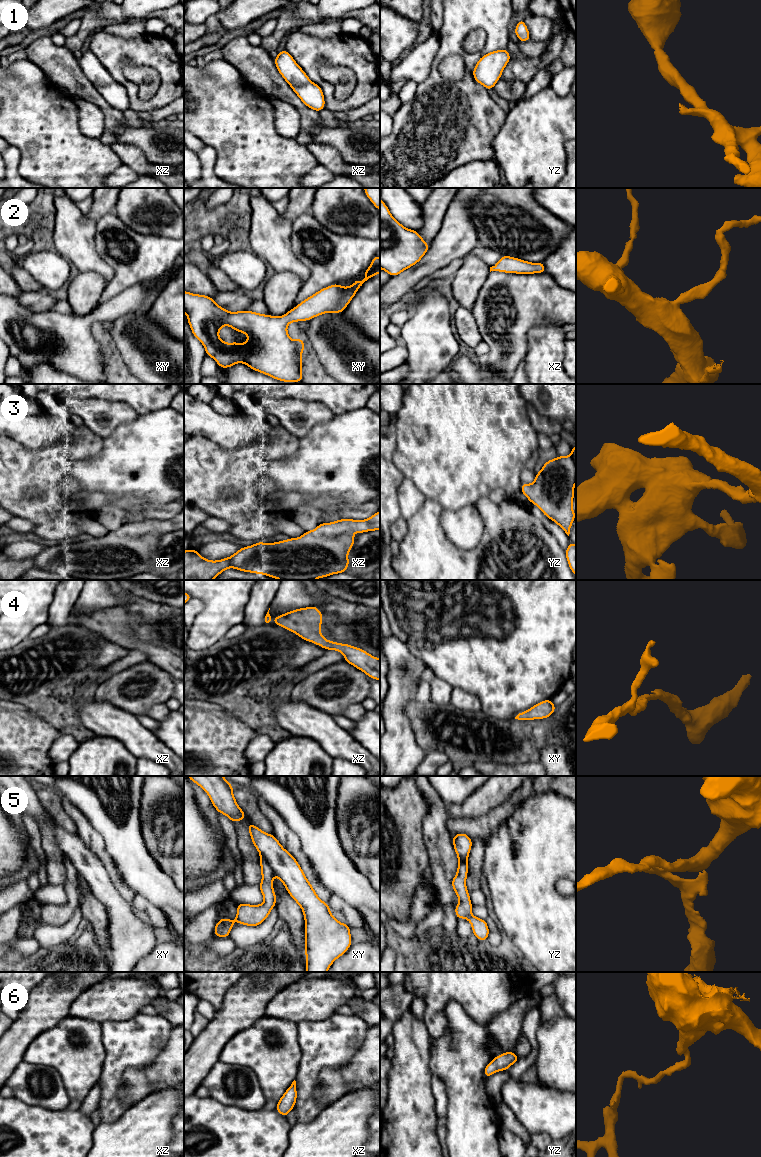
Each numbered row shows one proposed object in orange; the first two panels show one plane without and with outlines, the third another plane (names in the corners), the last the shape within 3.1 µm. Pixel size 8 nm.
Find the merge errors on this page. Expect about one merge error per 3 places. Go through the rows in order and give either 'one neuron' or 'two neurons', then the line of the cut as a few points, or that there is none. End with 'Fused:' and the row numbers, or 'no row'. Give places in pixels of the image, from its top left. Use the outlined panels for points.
1: one neuron | no cut
2: one neuron | no cut
3: one neuron | no cut
4: one neuron | no cut
5: one neuron | no cut
6: one neuron | no cut
Fused: no row

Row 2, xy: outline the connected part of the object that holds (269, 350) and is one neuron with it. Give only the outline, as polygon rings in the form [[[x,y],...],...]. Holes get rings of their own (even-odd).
[[[375,255],[369,268],[364,271],[365,278],[362,281],[355,281],[349,287],[343,287],[338,283],[325,287],[300,302],[285,315],[279,317],[248,310],[230,312],[217,305],[212,297],[193,294],[188,291],[184,291],[184,312],[187,315],[192,334],[203,344],[206,355],[212,357],[219,367],[225,369],[241,362],[252,370],[279,381],[302,382],[301,353],[306,346],[300,337],[296,340],[292,340],[289,337],[287,332],[288,324],[291,322],[309,321],[324,313],[342,313],[362,284],[378,273],[380,273],[380,258]],[[224,325],[231,327],[237,332],[246,334],[248,340],[243,344],[239,344],[237,341],[228,344],[221,340],[219,338],[219,330]]]

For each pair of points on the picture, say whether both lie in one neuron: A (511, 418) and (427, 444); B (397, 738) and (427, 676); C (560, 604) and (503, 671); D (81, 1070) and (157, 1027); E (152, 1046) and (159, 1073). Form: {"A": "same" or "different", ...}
{"A": "same", "B": "different", "C": "same", "D": "different", "E": "different"}

